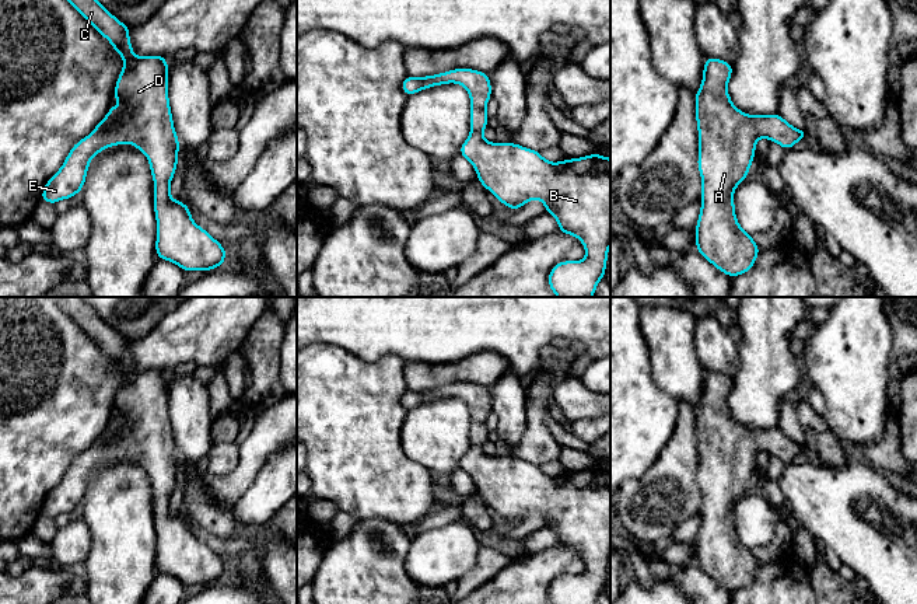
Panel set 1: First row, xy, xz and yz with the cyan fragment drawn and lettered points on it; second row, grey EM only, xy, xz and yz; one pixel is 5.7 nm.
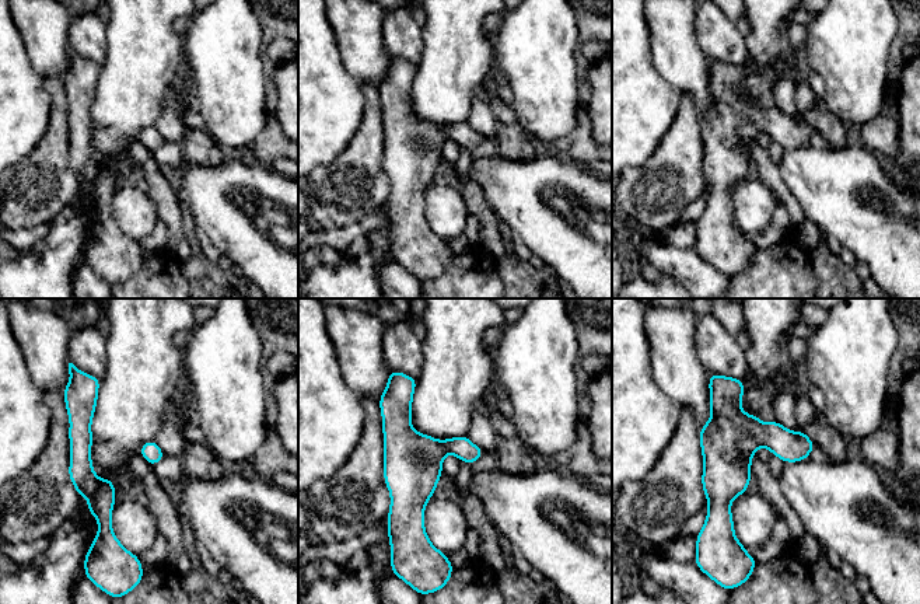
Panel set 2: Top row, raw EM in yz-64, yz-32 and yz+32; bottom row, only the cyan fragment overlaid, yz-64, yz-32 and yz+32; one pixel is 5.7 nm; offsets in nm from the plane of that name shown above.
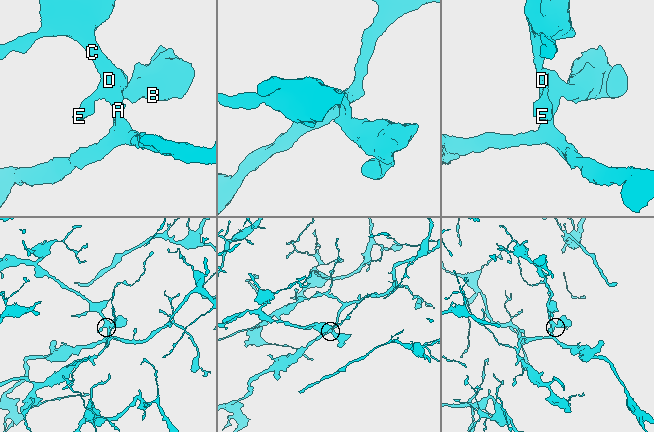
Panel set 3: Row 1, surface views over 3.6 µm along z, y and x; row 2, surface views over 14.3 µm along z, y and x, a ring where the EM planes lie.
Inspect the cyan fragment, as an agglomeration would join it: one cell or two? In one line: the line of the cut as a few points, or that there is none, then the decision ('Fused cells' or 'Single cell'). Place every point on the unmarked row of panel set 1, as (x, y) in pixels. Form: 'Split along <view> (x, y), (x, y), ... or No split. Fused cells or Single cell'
No split. Single cell

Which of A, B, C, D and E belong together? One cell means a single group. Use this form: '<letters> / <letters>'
A B C D E

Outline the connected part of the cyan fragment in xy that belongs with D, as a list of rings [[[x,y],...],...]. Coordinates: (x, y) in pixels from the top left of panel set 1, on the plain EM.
[[[50,297],[104,352],[106,352],[113,364],[122,369],[125,380],[119,388],[112,409],[125,418],[115,422],[112,418],[106,430],[94,441],[94,444],[77,455],[69,465],[63,479],[45,497],[41,514],[56,519],[62,513],[71,513],[83,505],[90,475],[99,465],[109,460],[122,457],[133,458],[148,472],[150,485],[154,495],[154,528],[157,534],[155,568],[157,573],[171,575],[183,586],[213,584],[220,582],[227,573],[227,565],[221,556],[213,552],[204,542],[197,540],[190,531],[190,521],[181,514],[171,512],[169,499],[178,482],[178,465],[181,455],[174,443],[174,433],[168,412],[168,373],[157,369],[137,371],[130,359],[130,341],[120,336],[109,327],[83,297]]]

